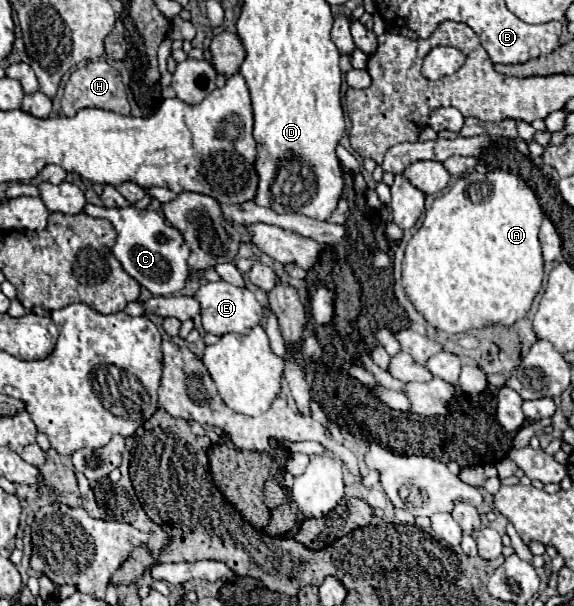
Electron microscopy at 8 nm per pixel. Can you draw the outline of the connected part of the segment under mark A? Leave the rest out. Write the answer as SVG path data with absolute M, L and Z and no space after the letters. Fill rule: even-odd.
M502 170L460 176L446 194L432 202L422 226L406 246L402 262L402 286L406 296L428 324L442 332L460 334L492 324L512 326L528 314L534 296L542 288L544 258L538 242L542 218L544 212L534 190L518 176Z

